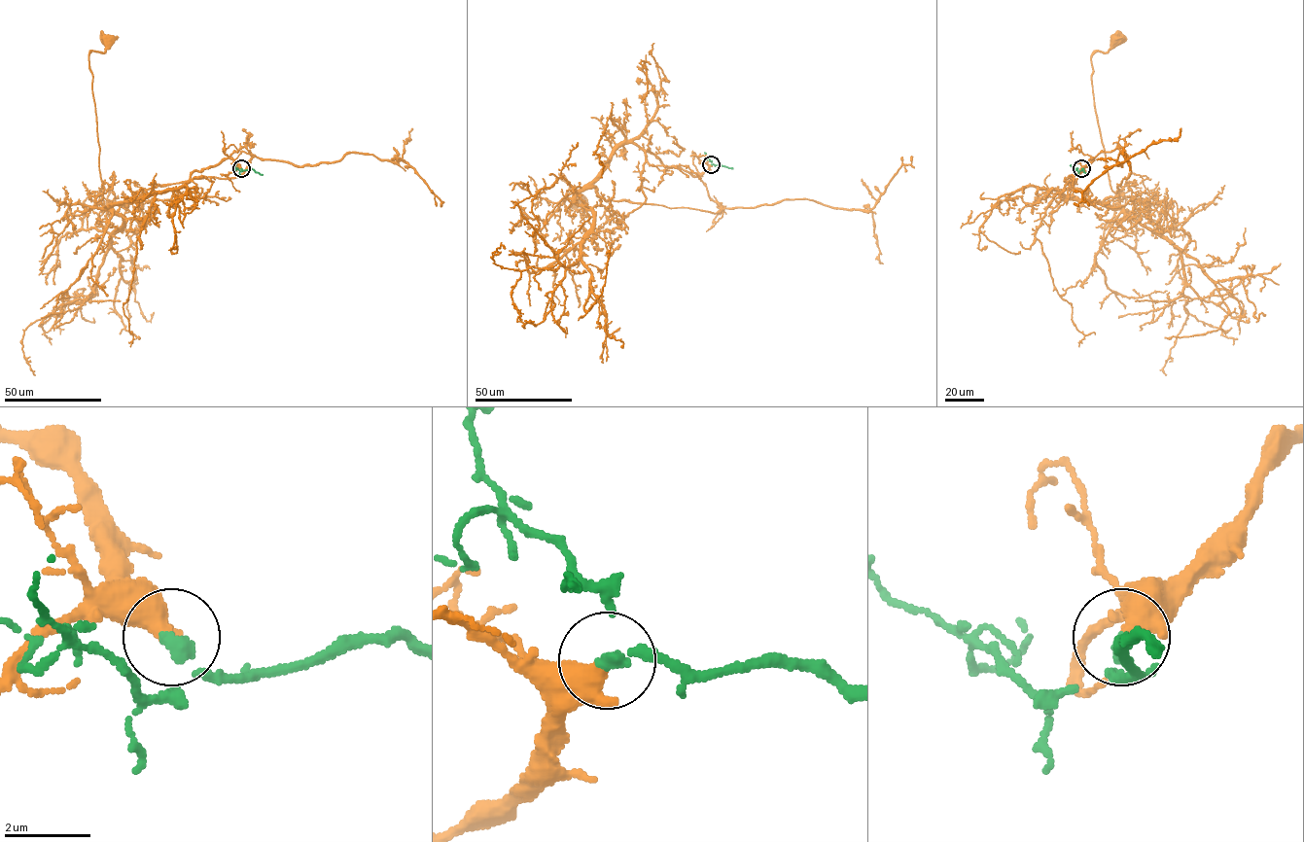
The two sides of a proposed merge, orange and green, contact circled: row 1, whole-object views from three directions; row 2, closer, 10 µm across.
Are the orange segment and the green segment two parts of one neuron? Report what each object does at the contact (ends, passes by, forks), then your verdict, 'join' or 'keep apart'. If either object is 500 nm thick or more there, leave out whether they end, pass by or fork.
join

